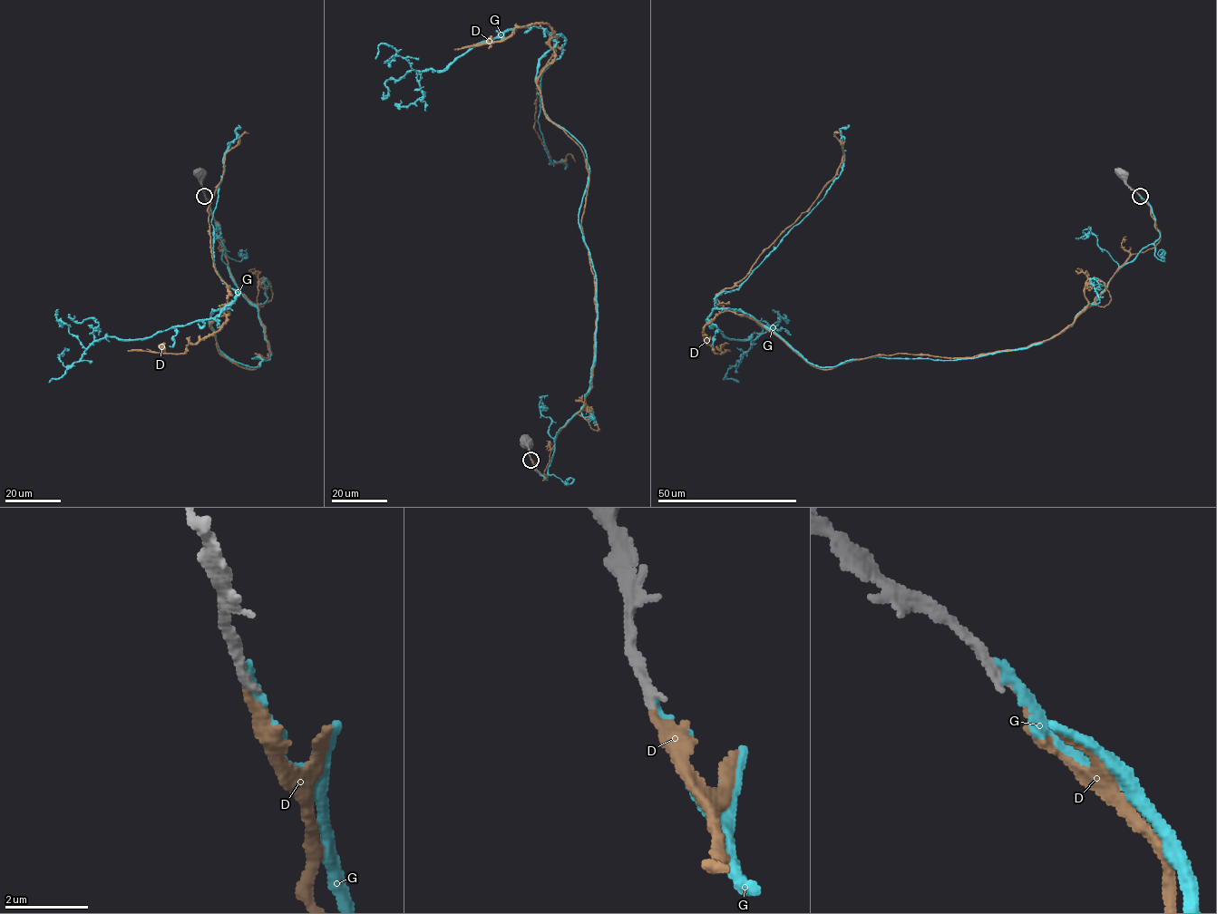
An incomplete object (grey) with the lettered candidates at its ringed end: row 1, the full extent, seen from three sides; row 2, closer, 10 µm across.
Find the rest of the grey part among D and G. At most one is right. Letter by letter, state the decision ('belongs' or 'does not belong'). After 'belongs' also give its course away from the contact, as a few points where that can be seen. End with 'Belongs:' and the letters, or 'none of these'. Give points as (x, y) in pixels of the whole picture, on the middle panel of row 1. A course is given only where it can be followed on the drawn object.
D: belongs; it runs (530, 460), (543, 481), (584, 404), (597, 316), (586, 160), (537, 84), (553, 37), (534, 129), (575, 161)
G: does not belong
Belongs: D

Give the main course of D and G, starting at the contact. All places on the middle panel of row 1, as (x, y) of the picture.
D: (530, 460), (543, 481), (584, 404), (597, 316), (586, 160), (537, 84), (553, 37), (534, 129), (575, 161)
G: (530, 459), (547, 480), (595, 356), (579, 223), (589, 165), (536, 84), (560, 34), (538, 118), (564, 170)

